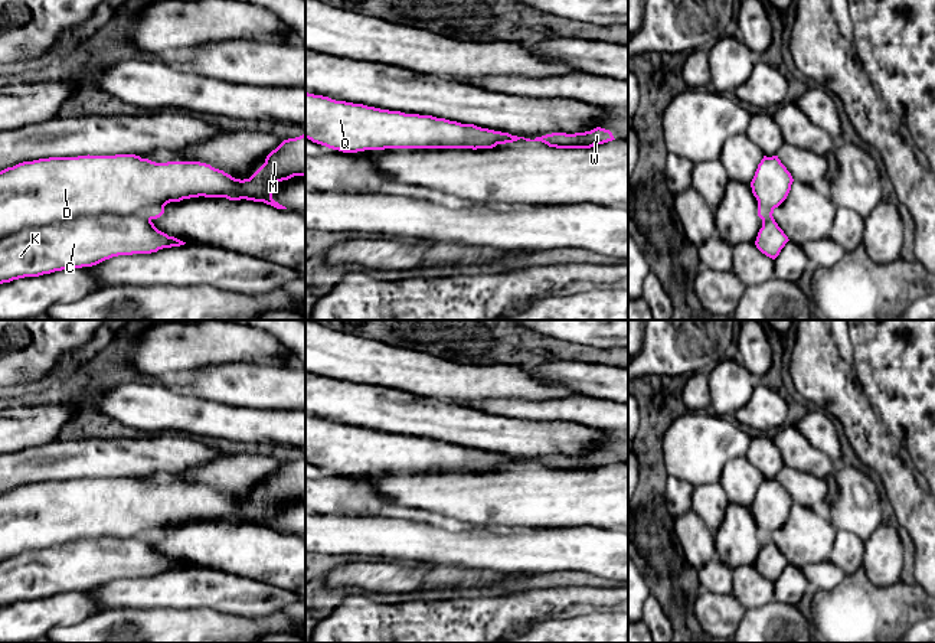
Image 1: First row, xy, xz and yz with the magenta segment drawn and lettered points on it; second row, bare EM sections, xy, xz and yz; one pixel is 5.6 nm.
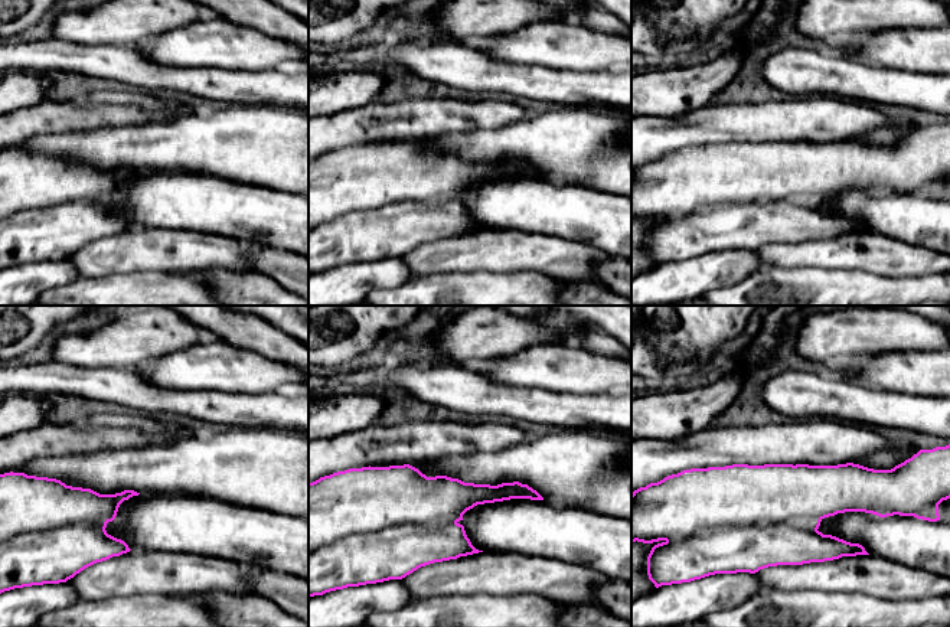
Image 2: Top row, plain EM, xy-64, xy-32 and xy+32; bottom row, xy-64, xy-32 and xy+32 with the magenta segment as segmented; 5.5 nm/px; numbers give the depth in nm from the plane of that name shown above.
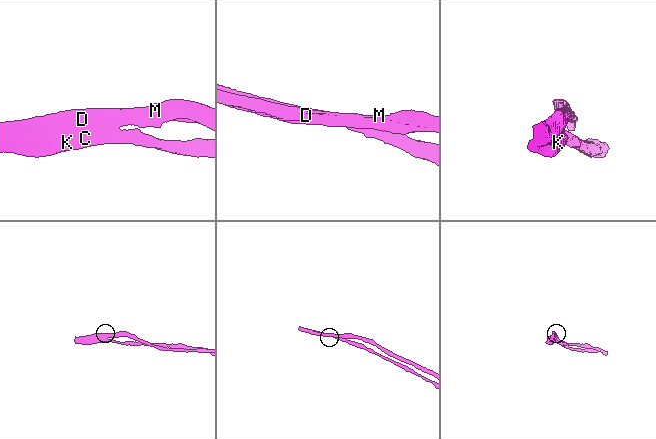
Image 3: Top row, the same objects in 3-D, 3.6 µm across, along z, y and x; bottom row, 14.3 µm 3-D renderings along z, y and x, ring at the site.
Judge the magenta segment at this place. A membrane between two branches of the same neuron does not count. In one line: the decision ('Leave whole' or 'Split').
Split

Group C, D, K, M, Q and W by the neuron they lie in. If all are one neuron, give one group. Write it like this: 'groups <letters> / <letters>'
groups C K / D M Q W

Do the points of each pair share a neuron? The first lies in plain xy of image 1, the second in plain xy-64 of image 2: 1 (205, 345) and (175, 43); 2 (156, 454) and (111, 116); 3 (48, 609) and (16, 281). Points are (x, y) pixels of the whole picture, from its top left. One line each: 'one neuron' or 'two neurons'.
1: two neurons
2: one neuron
3: one neuron

